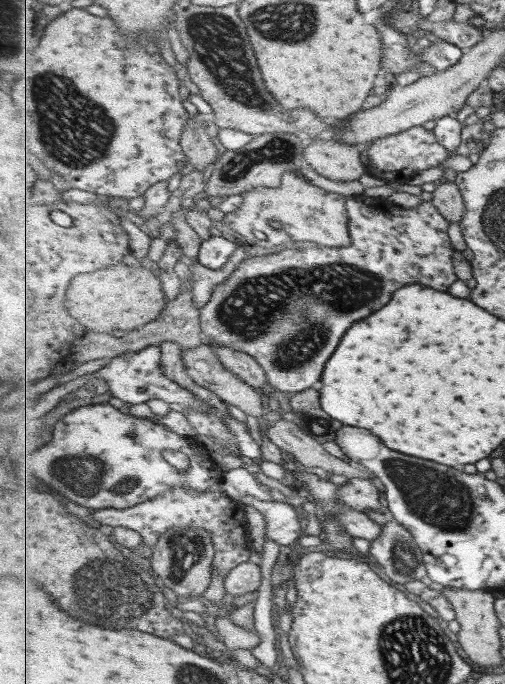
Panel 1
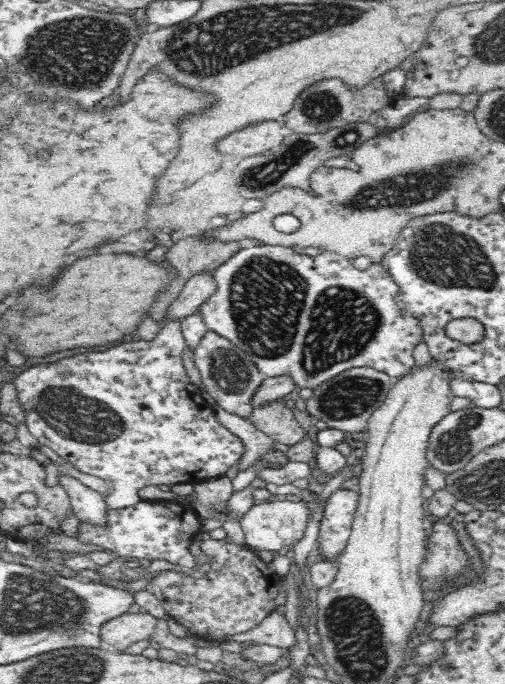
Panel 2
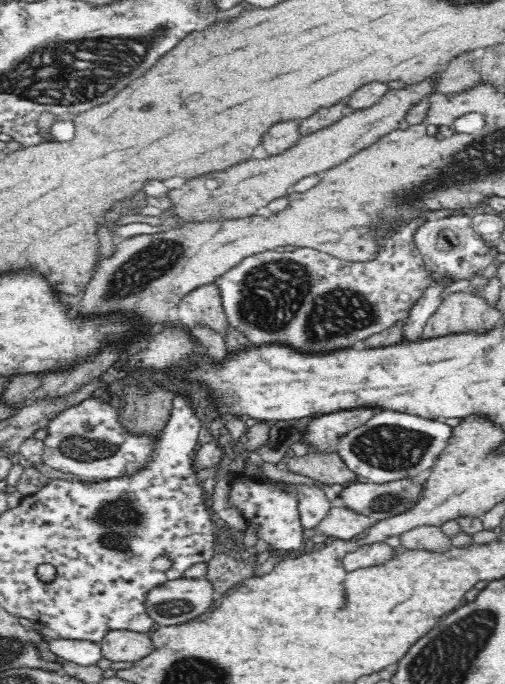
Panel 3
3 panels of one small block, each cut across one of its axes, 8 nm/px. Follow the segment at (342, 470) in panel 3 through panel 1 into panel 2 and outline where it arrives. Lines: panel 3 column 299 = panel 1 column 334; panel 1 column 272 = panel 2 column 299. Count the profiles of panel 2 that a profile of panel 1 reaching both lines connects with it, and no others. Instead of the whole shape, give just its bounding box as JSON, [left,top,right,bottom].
[248,399,305,446]

